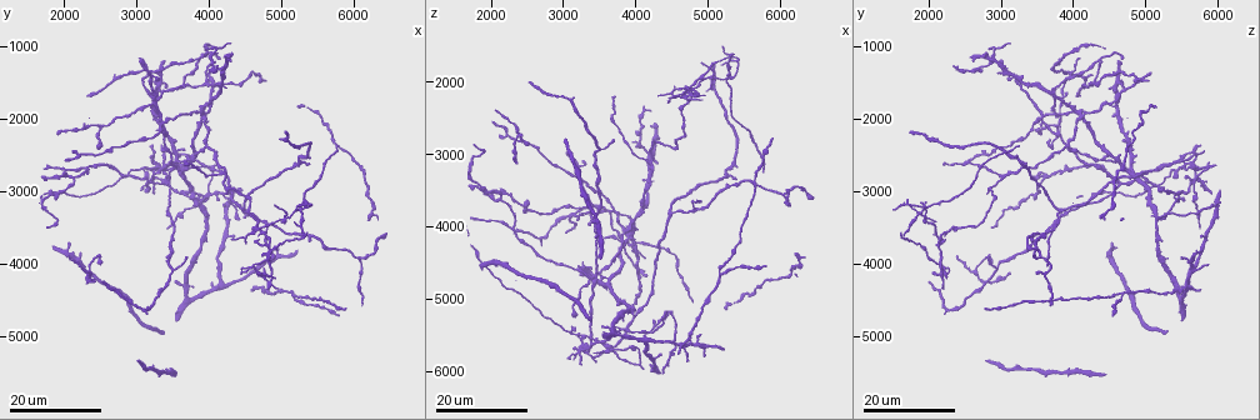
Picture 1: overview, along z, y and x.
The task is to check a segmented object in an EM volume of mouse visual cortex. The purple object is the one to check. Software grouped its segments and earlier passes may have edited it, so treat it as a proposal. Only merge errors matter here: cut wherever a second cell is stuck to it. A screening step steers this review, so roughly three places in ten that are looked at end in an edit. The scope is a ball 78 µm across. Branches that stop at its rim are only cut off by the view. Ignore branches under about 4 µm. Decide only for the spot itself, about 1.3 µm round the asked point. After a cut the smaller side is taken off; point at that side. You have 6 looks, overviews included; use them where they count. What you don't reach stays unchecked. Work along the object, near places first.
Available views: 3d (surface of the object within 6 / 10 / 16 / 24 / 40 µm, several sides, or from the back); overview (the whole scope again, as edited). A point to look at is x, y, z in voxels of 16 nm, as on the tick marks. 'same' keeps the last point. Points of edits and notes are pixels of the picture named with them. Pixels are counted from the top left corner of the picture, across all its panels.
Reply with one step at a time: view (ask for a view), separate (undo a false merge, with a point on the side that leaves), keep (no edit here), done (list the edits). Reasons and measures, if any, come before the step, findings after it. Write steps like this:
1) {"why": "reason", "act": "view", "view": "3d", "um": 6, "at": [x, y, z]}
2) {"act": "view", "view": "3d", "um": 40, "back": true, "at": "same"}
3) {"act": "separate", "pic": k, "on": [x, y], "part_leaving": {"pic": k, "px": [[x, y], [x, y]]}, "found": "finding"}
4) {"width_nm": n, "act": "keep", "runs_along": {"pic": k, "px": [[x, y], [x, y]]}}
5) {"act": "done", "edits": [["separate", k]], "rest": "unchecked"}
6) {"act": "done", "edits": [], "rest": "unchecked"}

{"why": "side arm on a straight run", "act": "view", "view": "3d", "um": 16, "at": [3300, 2600, 5550]}

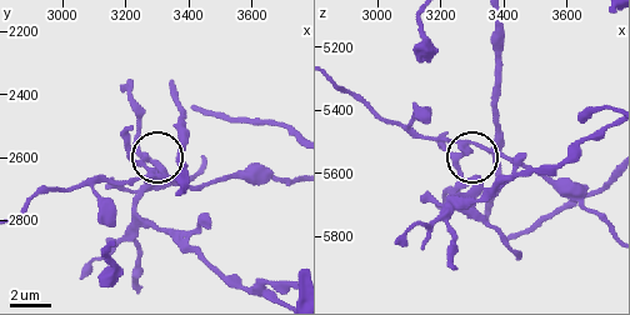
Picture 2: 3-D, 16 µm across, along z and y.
{"act": "view", "view": "3d", "um": 10, "at": [3290, 2660, 5510]}

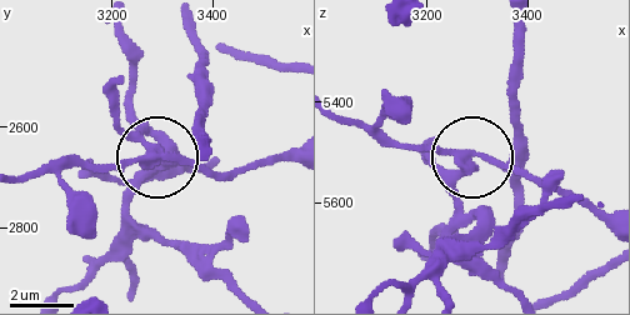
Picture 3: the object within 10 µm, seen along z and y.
{"act": "separate", "pic": 3, "on": [414, 146], "part_leaving": {"pic": 3, "px": [[461, 156], [391, 148], [335, 121]]}, "found": "two cells meet here"}

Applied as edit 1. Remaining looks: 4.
{"why": "small branch off a trunk", "act": "view", "view": "3d", "um": 24, "at": [3850, 3100, 5450]}

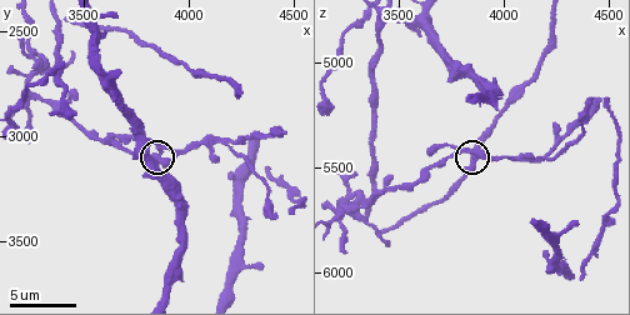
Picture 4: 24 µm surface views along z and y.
{"act": "view", "view": "3d", "um": 10, "at": [3870, 3070, 5460]}

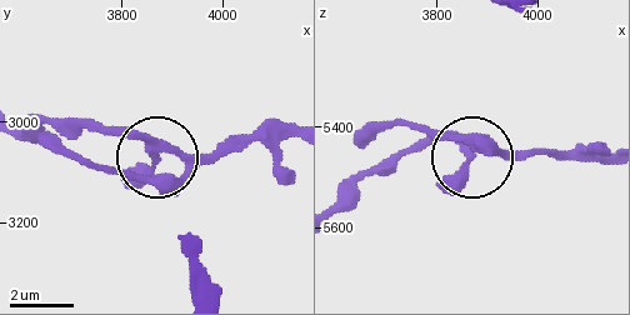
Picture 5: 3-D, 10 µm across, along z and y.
{"side_arm_um": 5, "act": "keep", "runs_along": {"pic": 5, "px": [[293, 136], [171, 153], [146, 178], [93, 169]]}, "found": "all the same cell"}

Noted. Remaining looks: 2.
{"why": "three arms meet", "act": "view", "view": "3d", "um": 24, "at": [3950, 2000, 4150]}

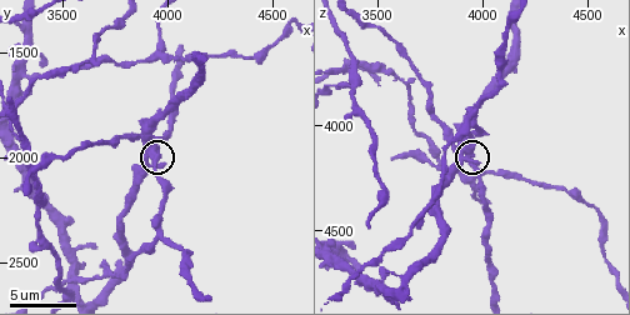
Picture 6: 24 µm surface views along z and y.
{"act": "view", "view": "3d", "um": 10, "at": [3950, 1980, 4120]}

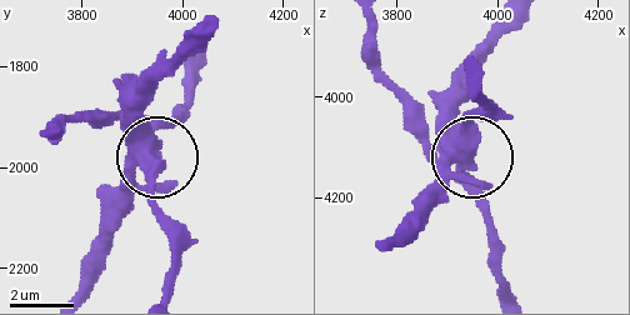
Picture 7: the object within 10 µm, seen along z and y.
{"width_nm": 450, "act": "keep", "runs_along": {"pic": 7, "px": [[83, 291], [101, 203], [153, 154], [155, 216]]}, "found": "one cell here"}

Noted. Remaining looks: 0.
{"act": "done", "edits": [["separate", 3]], "rest": "unchecked"}

